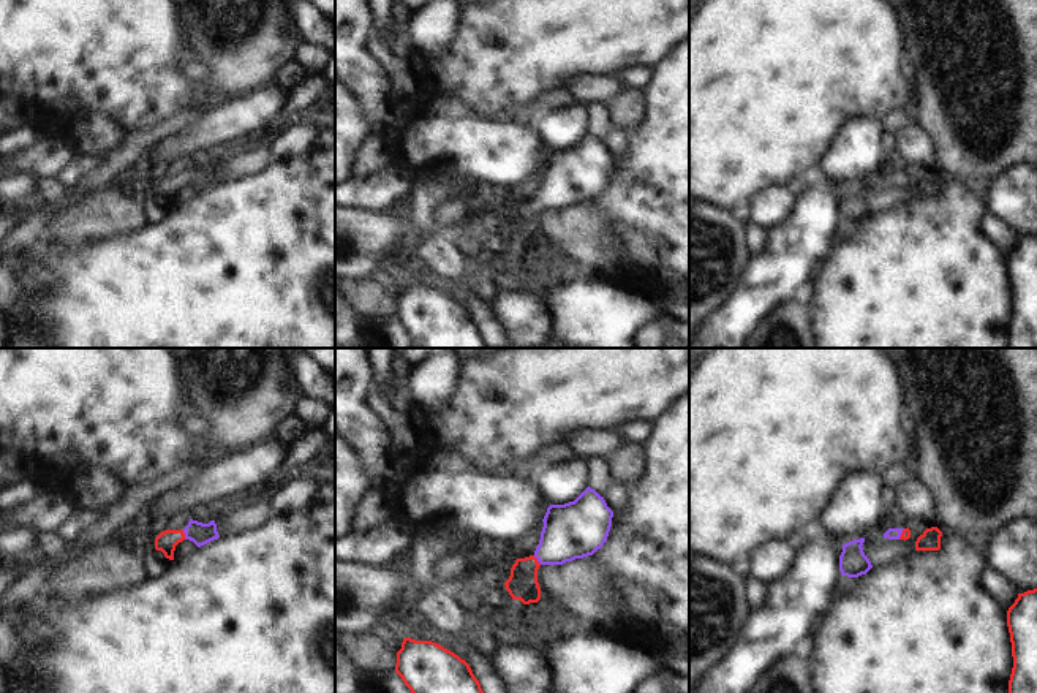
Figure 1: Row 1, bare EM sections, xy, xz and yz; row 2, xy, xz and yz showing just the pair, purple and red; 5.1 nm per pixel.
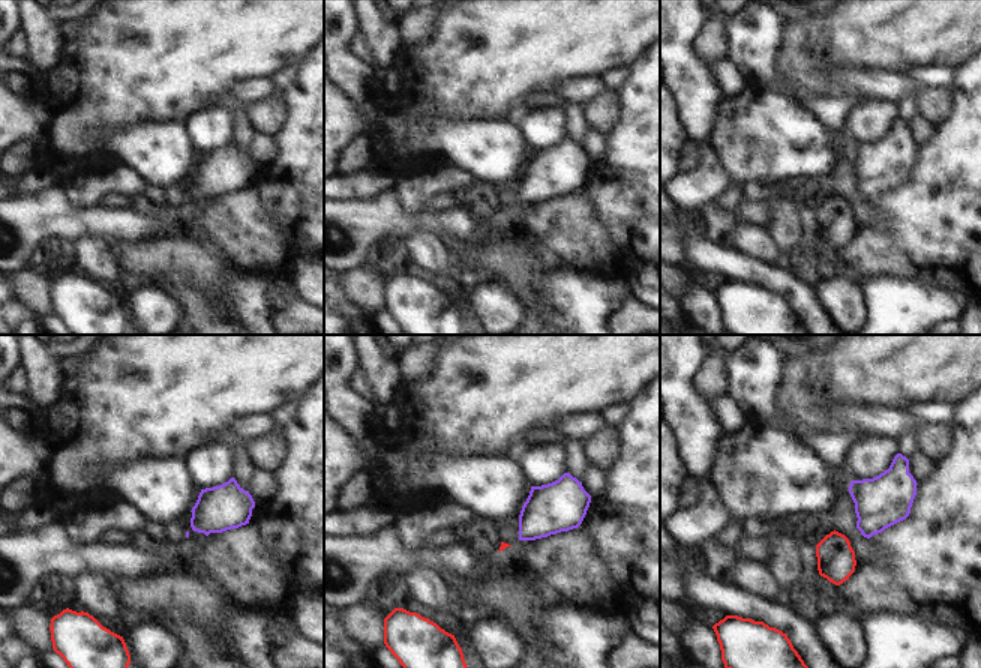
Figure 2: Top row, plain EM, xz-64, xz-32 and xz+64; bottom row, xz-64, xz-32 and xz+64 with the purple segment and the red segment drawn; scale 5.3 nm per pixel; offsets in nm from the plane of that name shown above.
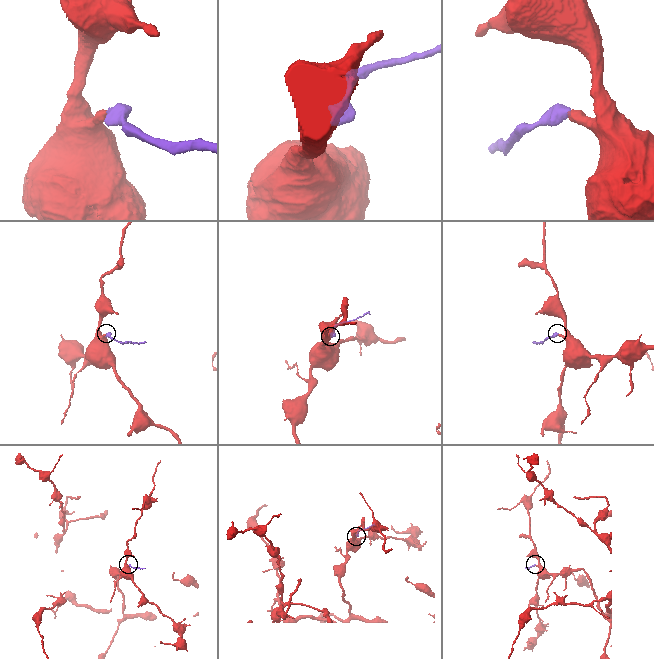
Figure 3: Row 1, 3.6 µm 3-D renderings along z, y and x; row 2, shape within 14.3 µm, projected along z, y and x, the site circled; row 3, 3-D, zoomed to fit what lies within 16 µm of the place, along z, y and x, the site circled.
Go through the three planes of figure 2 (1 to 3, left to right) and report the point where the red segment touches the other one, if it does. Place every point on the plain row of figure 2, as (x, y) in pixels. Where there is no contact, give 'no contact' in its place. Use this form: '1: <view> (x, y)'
1: no contact
2: no contact
3: no contact

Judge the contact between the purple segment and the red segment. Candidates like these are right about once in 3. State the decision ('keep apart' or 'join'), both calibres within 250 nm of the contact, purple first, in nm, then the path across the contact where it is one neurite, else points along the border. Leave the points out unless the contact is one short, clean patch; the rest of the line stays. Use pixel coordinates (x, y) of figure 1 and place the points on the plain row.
join | 110/110 nm | across xy (199, 179), (185, 181), (177, 181), (166, 187)

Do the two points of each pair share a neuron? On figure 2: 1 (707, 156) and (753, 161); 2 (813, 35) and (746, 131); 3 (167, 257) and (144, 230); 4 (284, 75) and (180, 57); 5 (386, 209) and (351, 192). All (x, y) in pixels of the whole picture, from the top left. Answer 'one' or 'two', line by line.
1: two
2: two
3: two
4: two
5: two

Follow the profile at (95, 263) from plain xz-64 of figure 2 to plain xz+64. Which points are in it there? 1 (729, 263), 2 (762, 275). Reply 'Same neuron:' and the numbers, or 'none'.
Same neuron: none

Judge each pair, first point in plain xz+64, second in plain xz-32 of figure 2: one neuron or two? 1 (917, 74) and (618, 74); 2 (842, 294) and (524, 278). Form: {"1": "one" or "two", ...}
{"1": "one", "2": "two"}

